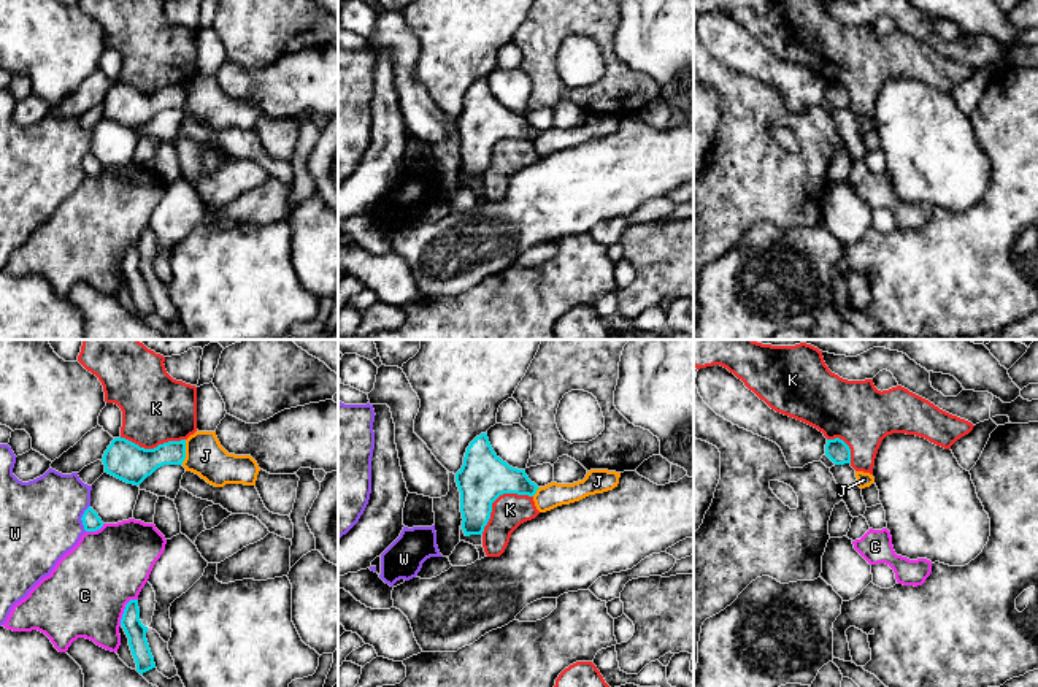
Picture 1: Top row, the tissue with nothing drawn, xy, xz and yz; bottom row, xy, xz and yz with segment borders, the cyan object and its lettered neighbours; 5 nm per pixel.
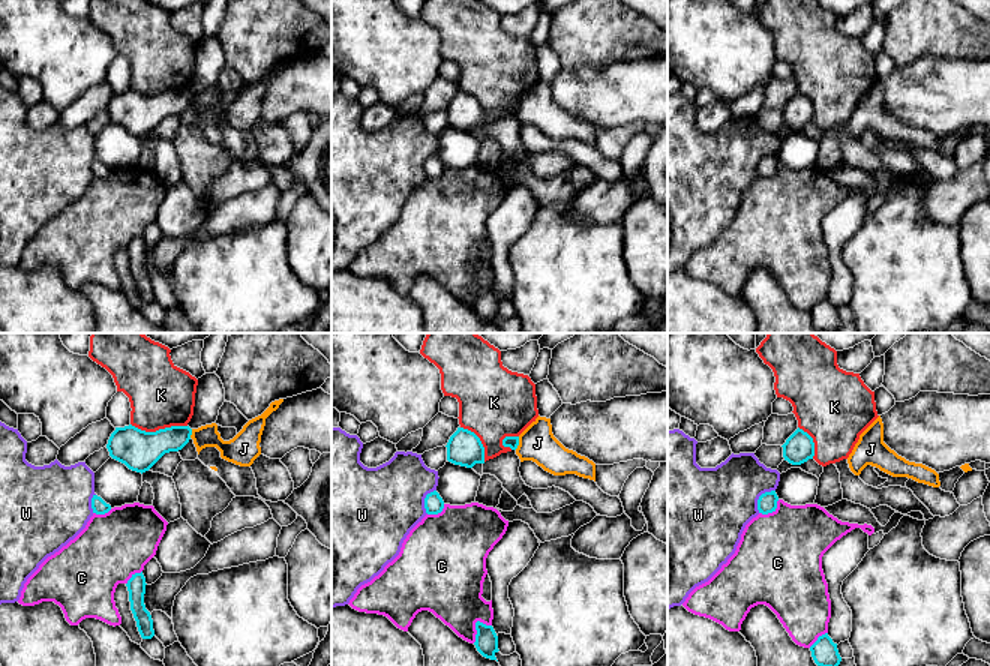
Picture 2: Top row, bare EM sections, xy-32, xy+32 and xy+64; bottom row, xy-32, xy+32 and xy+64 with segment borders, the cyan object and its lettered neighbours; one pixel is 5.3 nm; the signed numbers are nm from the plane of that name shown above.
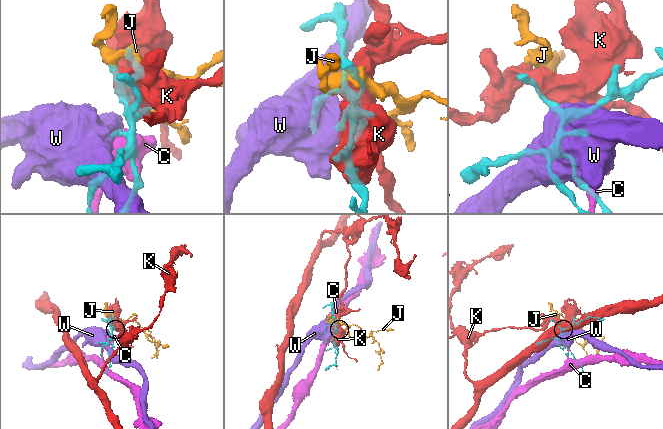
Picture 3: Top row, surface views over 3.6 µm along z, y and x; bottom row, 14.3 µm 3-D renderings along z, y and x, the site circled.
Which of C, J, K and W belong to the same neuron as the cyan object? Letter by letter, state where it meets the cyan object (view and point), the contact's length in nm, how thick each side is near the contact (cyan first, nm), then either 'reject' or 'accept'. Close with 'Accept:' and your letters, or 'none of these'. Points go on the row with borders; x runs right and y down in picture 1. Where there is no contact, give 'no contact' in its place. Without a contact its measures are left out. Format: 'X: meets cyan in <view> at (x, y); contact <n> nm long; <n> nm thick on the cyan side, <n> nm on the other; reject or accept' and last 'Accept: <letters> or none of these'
C: meets cyan in xy at (124, 610); contact 160 nm long; 100 nm thick on the cyan side, 420 nm on the other; reject
J: meets cyan in xy at (184, 452); contact 130 nm long; 170 nm thick on the cyan side, 200 nm on the other; reject
K: meets cyan in xz at (497, 497); contact 320 nm long; 240 nm thick on the cyan side, 180 nm on the other; reject
W: meets cyan in xy at (81, 518); contact 140 nm long; 90 nm thick on the cyan side, 420 nm on the other; reject
Accept: none of these

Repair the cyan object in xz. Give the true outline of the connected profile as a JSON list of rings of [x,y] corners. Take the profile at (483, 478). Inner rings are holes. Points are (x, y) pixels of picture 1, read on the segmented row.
[[[487,433],[476,436],[467,447],[463,465],[456,473],[460,492],[462,530],[465,536],[482,535],[492,503],[503,493],[533,497],[540,489],[525,470],[503,462],[492,449]]]

